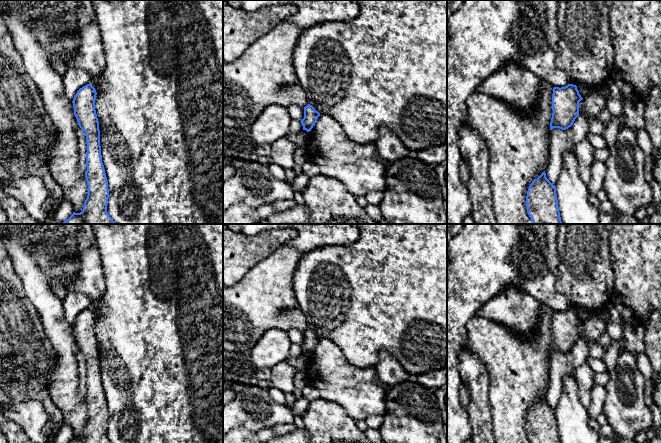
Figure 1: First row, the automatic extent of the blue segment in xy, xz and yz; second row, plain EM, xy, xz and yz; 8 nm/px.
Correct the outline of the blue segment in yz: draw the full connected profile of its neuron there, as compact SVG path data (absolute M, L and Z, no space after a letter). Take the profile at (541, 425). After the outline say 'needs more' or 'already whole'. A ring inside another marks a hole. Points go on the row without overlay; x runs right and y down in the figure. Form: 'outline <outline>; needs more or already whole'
outline M545 395L530 408L526 431L531 443L561 443L556 411L547 403Z; already whole

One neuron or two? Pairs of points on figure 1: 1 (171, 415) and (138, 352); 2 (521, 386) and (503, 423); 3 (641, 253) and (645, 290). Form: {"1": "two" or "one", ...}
{"1": "one", "2": "one", "3": "one"}

